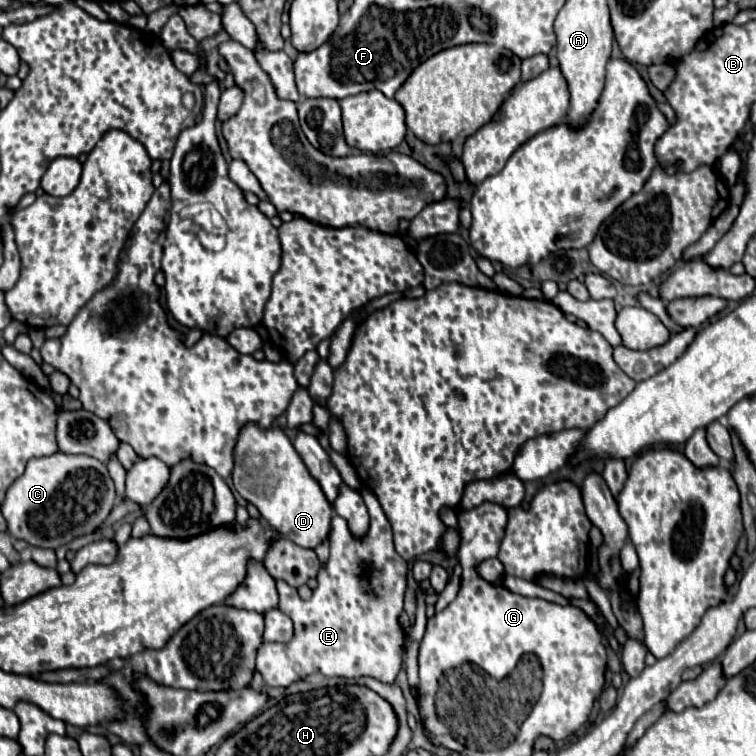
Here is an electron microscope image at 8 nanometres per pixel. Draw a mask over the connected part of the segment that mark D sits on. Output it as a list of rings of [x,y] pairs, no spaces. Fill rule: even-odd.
[[[248,424],[240,432],[236,448],[234,488],[260,510],[262,518],[270,522],[280,536],[296,542],[298,546],[314,550],[320,542],[328,540],[334,508],[282,430],[262,430],[256,424]],[[258,458],[264,458],[262,466],[254,466],[258,464]]]

